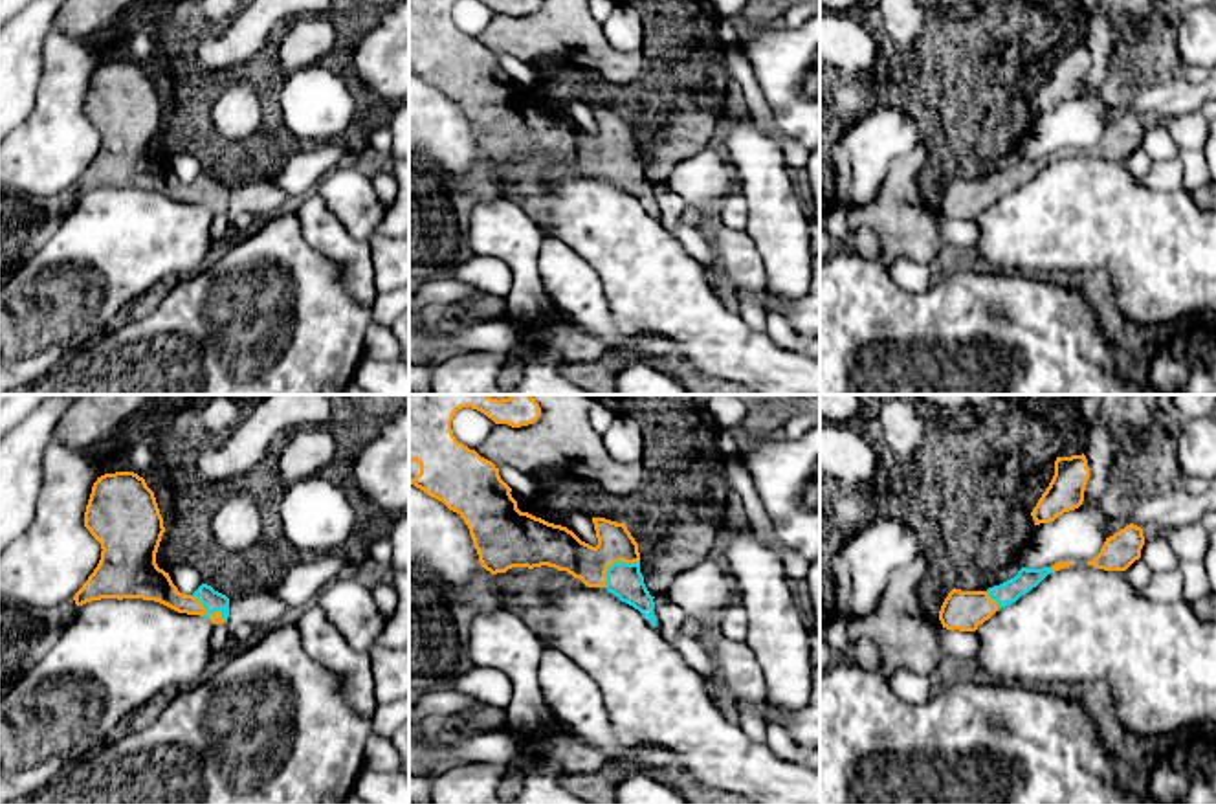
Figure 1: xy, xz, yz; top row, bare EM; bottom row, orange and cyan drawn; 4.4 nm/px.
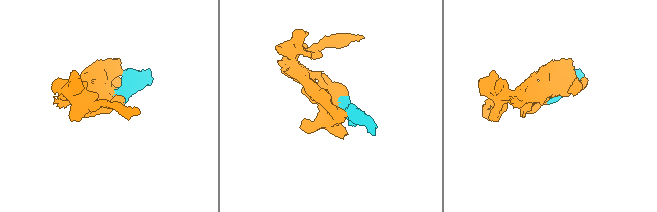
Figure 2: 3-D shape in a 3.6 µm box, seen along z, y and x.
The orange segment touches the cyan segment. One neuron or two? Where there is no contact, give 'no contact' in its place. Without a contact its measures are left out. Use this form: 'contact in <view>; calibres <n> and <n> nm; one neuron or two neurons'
contact in xy; calibres 120 and 90 nm; one neuron

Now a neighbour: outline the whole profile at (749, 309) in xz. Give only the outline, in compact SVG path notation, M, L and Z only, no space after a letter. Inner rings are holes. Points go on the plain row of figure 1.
M746 296L743 301L735 303L734 308L748 327L765 330L767 308L754 296Z

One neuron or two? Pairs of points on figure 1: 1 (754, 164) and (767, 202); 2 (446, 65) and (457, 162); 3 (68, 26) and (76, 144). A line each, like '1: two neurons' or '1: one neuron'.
1: one neuron
2: two neurons
3: two neurons

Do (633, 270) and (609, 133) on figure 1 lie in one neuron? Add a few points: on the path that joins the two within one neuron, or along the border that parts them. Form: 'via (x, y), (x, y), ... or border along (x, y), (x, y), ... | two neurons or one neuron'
border along (580, 167), (587, 175), (604, 175), (653, 213) | two neurons

